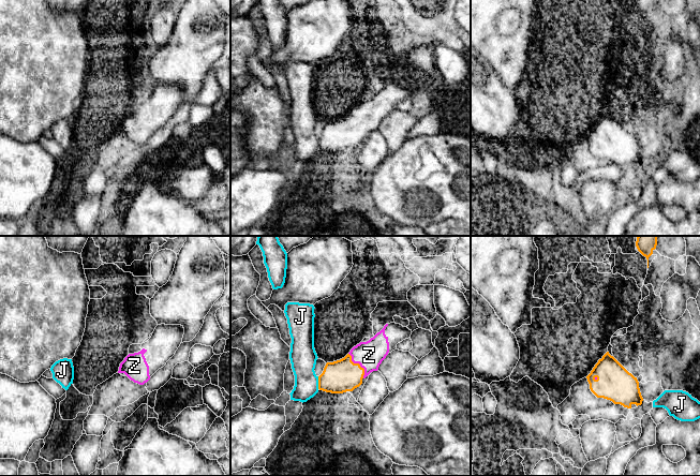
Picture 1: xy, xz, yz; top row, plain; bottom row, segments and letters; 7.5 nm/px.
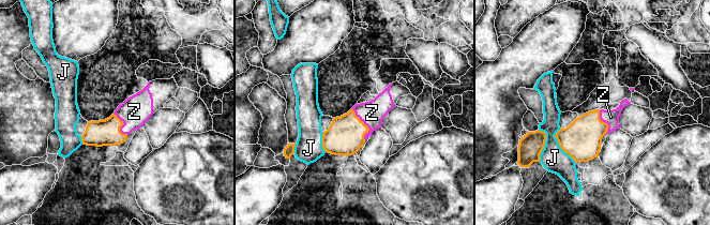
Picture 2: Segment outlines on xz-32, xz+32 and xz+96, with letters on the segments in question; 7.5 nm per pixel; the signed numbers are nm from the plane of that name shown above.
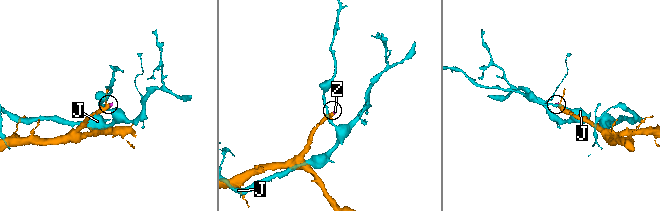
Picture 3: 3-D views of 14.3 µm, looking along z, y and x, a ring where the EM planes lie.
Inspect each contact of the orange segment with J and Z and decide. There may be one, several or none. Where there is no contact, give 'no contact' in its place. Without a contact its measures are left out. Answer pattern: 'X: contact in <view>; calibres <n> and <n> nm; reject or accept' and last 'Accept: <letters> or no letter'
J: contact in xz; calibres 240 and 200 nm; reject
Z: contact in xz; calibres 240 and 200 nm; accept
Accept: Z

